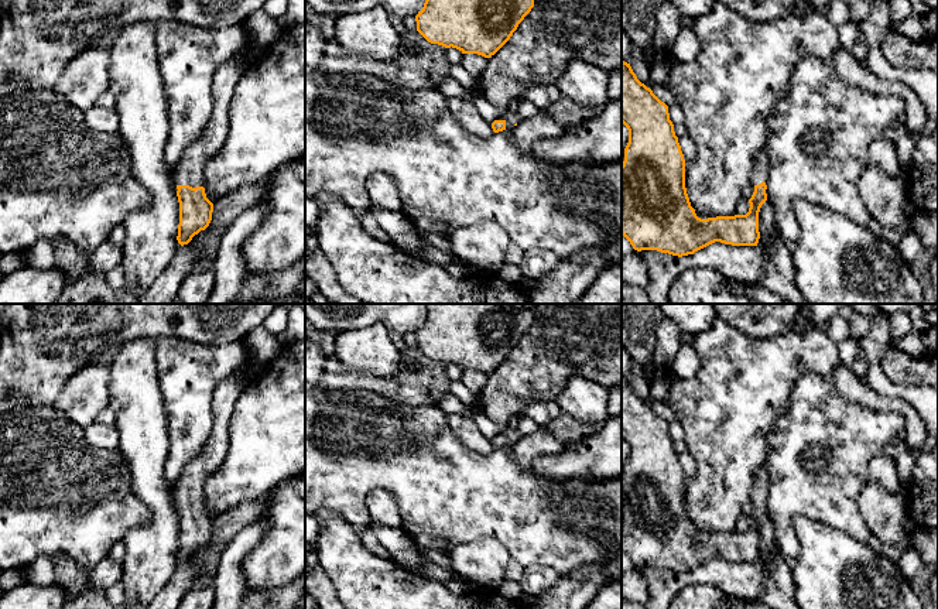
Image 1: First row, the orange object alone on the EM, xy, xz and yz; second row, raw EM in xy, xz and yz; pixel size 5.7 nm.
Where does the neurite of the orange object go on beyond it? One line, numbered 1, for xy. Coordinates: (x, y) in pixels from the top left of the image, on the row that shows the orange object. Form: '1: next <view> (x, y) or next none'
1: next xy (190, 171)

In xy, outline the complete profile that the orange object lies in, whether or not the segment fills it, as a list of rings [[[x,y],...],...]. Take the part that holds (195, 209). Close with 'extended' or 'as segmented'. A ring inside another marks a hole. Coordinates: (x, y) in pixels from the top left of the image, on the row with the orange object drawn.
[[[244,48],[218,68],[212,82],[213,107],[208,124],[199,138],[184,151],[178,167],[172,171],[179,202],[177,240],[181,246],[188,244],[212,220],[213,203],[202,187],[203,171],[208,161],[225,144],[229,133],[229,105],[251,55],[253,48]]] | extended

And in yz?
[[[622,61],[622,123],[629,130],[629,143],[622,164],[622,235],[634,250],[657,250],[672,256],[688,256],[720,242],[732,246],[757,246],[759,212],[767,201],[770,158],[761,151],[753,162],[750,182],[754,192],[746,215],[701,219],[691,206],[685,188],[685,160],[670,120],[668,106],[641,83],[630,64]]] | extended

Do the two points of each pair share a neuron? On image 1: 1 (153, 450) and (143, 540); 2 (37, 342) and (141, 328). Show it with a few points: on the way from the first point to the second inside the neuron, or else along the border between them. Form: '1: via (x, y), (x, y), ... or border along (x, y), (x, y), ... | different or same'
1: via (153, 472), (153, 489), (158, 499), (158, 517) | same
2: via (62, 339), (74, 328), (116, 328) | same

